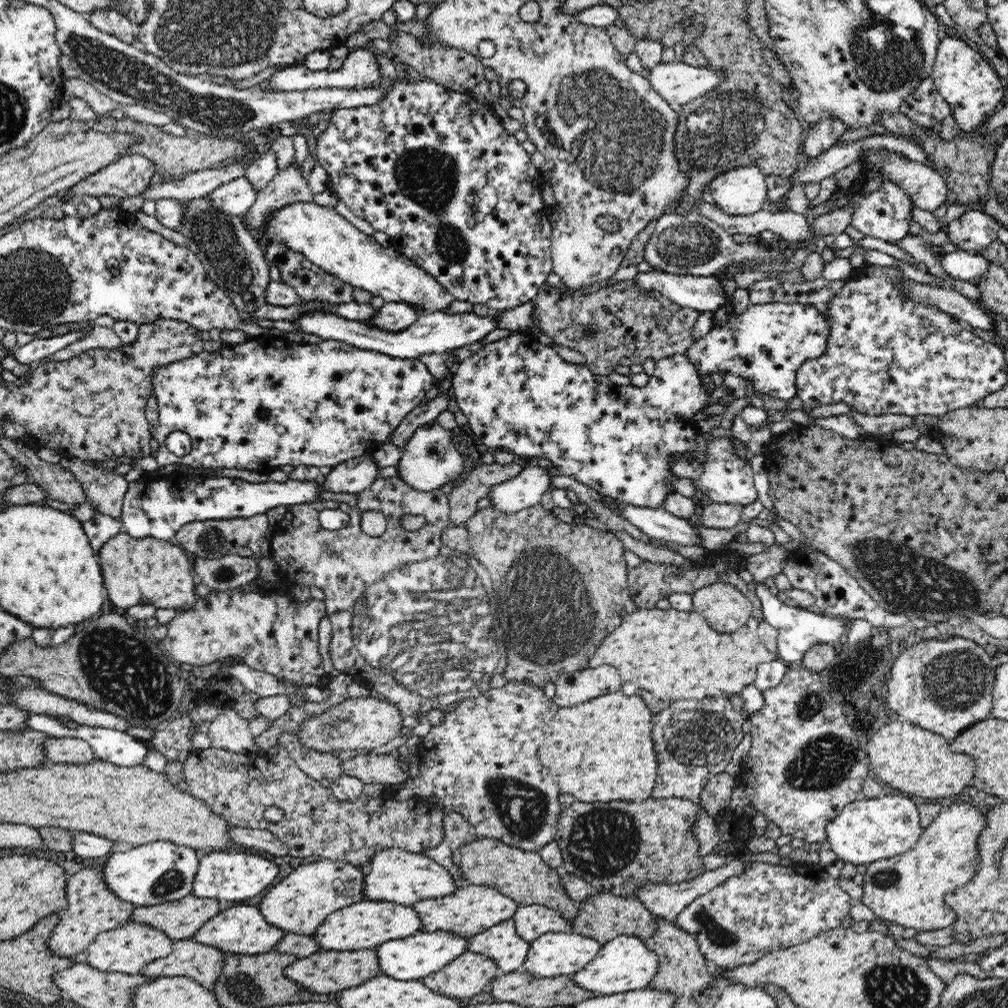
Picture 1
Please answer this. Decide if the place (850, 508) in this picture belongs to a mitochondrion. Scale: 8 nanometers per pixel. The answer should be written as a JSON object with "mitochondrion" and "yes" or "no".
{"mitochondrion":"no"}

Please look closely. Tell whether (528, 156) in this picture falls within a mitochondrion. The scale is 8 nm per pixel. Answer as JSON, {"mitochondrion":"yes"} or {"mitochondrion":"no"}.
{"mitochondrion":"no"}

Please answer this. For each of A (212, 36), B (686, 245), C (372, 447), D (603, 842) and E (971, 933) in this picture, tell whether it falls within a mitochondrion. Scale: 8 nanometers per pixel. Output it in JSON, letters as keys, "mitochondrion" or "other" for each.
{"A":"mitochondrion","B":"mitochondrion","C":"other","D":"mitochondrion","E":"other"}

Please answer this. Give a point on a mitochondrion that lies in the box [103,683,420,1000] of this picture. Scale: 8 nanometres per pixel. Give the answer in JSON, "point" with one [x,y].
{"point":[169,882]}

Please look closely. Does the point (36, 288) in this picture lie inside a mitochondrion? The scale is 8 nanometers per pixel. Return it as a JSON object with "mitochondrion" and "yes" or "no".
{"mitochondrion":"yes"}

